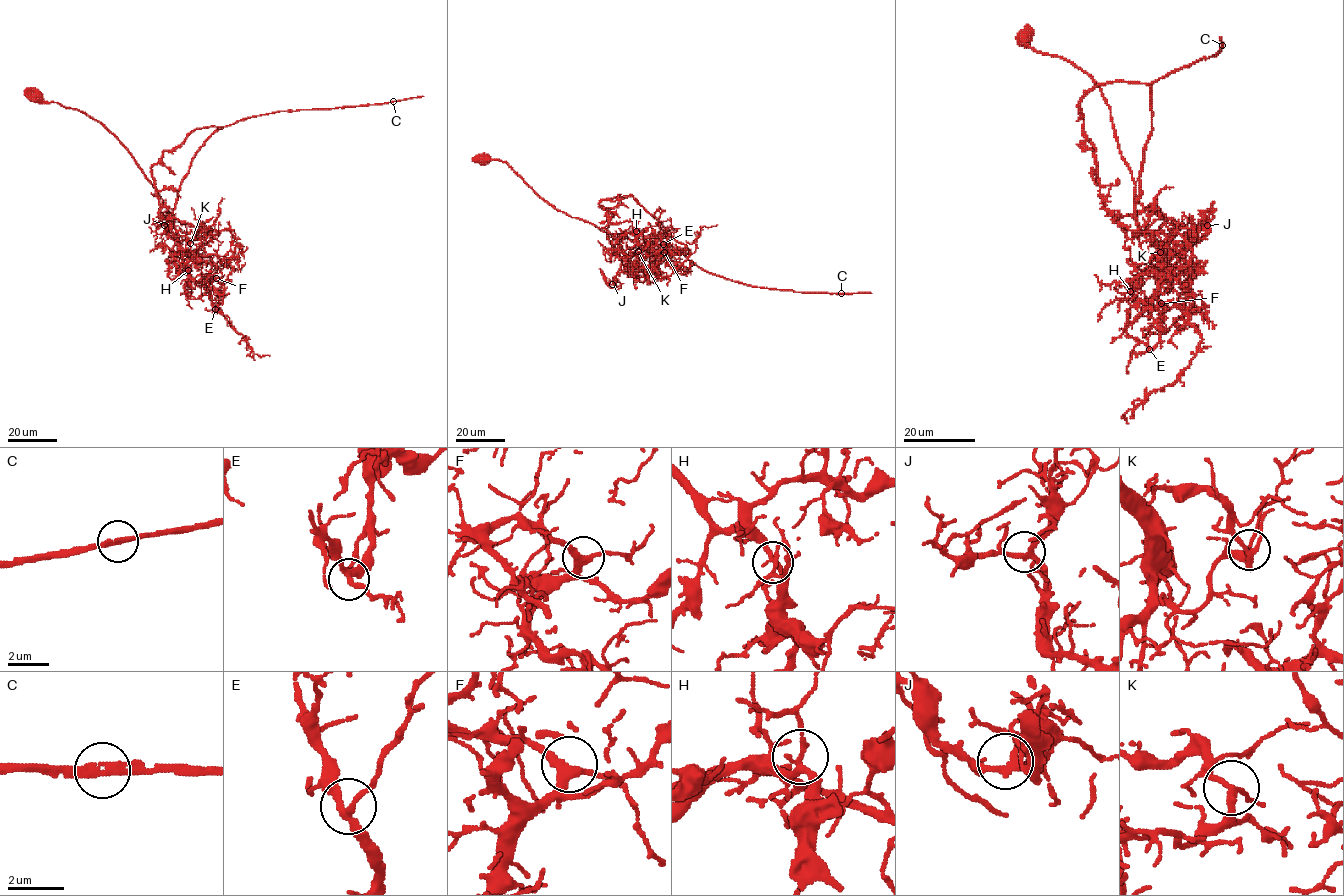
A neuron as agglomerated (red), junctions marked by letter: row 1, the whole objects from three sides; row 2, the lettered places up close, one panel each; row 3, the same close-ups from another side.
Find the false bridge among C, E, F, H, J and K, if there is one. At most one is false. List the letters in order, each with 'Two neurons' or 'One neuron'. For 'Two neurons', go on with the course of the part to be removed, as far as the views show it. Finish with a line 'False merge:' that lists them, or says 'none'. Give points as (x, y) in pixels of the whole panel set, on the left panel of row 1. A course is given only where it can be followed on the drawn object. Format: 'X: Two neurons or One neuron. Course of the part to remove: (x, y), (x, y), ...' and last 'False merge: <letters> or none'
C: One neuron
E: One neuron
F: One neuron
H: One neuron
J: One neuron
K: One neuron
False merge: none

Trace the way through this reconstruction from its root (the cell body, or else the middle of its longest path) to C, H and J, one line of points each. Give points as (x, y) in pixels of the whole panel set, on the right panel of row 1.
C: (1022, 36), (1098, 86), (1134, 180), (1135, 213), (1151, 84), (1222, 44)
H: (1022, 36), (1087, 73), (1111, 111), (1134, 180), (1135, 221), (1169, 255), (1130, 291)
J: (1022, 36), (1026, 45), (1070, 60), (1098, 86), (1134, 180), (1137, 225), (1176, 253), (1199, 242), (1207, 225)

